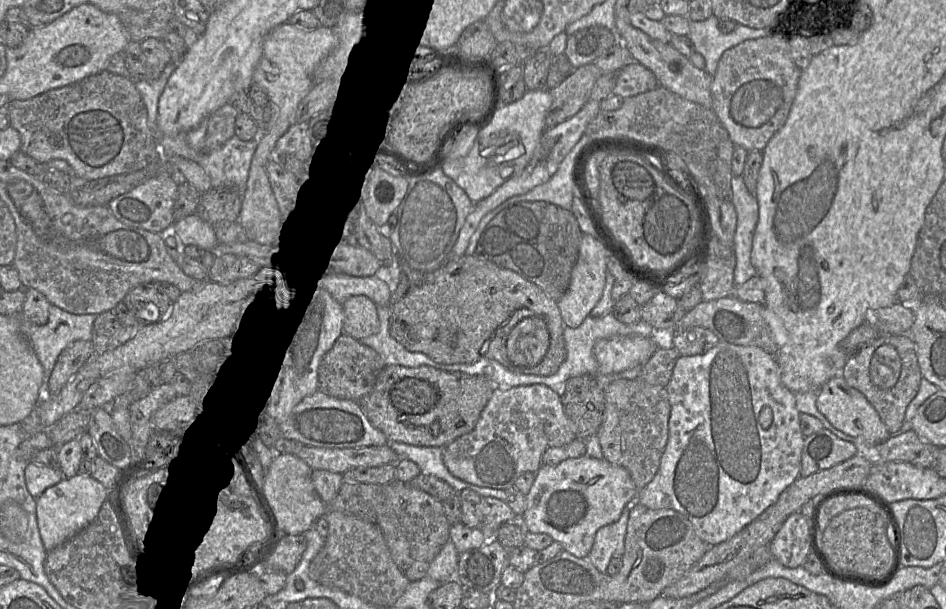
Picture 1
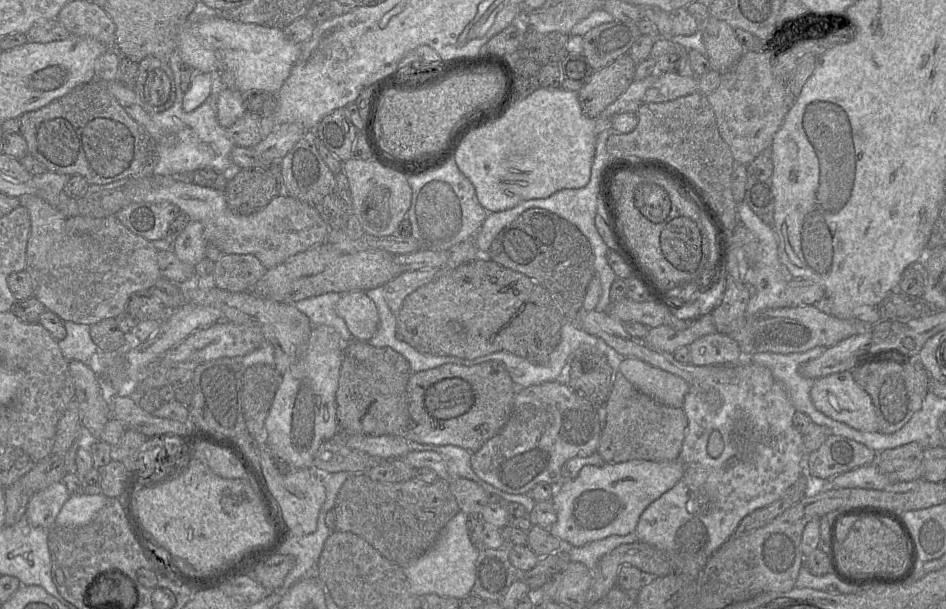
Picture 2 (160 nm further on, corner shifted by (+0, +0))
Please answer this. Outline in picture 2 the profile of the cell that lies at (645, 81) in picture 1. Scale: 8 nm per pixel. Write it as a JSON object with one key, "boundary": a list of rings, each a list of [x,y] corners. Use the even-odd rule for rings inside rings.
{"boundary":[[[662,73],[645,92],[644,103],[662,103],[698,91],[698,78]]]}

